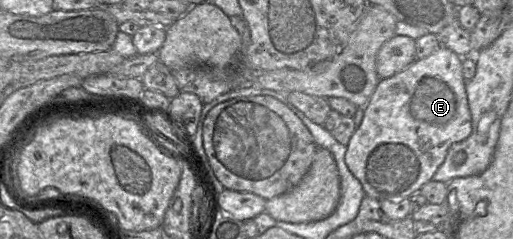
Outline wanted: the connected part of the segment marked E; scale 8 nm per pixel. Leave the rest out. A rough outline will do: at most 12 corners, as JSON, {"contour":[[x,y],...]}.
{"contour":[[441,45],[380,79],[345,162],[401,201],[472,131],[463,58]]}

